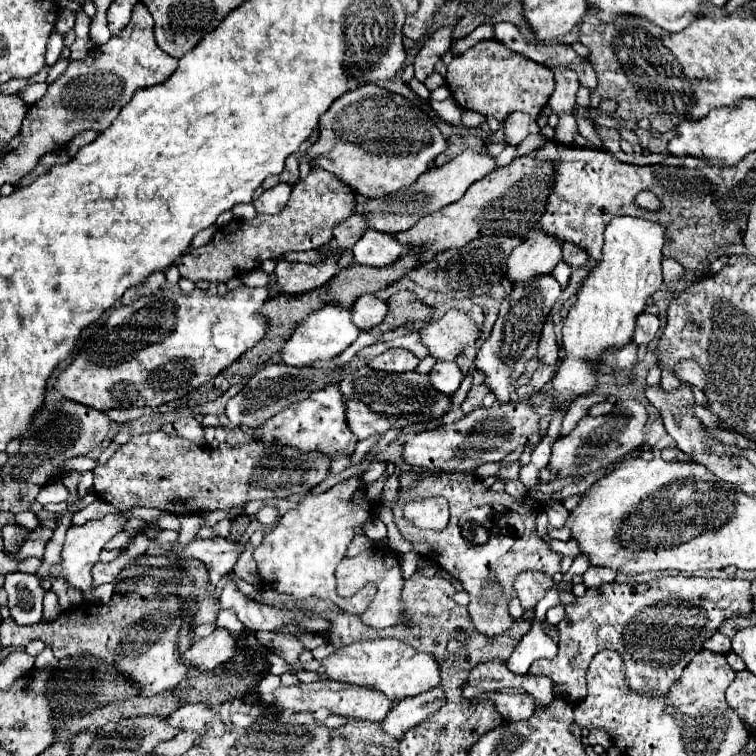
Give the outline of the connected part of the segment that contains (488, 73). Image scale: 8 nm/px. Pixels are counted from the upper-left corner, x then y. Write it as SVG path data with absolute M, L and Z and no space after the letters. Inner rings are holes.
M482 40L468 48L464 54L452 58L446 70L446 86L464 110L494 116L498 122L502 122L516 110L538 118L554 90L554 76L542 64L536 64L526 56L512 52L502 42Z

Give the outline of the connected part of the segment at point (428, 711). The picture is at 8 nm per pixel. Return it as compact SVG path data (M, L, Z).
M434 686L428 692L422 692L422 696L400 700L396 708L384 718L382 728L394 738L402 738L408 728L430 718L436 710L442 708L442 704L446 704L446 694L442 692L442 686Z

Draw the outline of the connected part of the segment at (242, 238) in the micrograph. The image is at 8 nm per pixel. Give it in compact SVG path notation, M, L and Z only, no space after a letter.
M316 166L304 180L294 184L290 200L280 214L256 214L252 220L232 220L228 226L220 228L206 246L186 250L178 258L180 276L190 278L192 282L208 280L218 284L254 270L268 258L278 260L290 250L316 250L332 240L334 228L342 220L348 220L354 214L354 208L356 192L348 184L342 184L332 172Z

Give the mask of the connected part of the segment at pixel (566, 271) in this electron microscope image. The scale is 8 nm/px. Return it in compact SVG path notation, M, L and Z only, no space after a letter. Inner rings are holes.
M560 260L560 262L556 264L554 272L552 272L552 276L558 280L558 284L560 284L562 288L566 288L566 284L568 284L568 278L570 278L570 270L572 270L572 268L570 268L566 262L562 262L562 260Z

